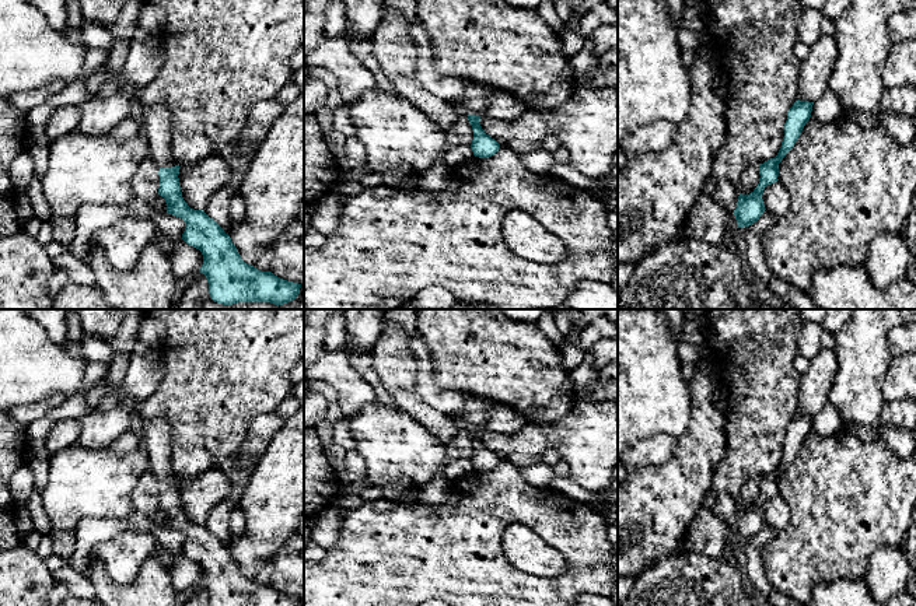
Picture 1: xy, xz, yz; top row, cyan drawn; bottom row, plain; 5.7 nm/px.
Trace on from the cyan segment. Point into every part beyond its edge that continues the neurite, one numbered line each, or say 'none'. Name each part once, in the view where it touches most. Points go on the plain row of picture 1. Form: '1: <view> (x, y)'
none

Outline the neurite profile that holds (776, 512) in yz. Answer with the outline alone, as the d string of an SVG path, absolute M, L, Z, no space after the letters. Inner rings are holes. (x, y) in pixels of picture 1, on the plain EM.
M779 494L765 501L762 512L765 522L776 530L782 530L790 519L790 509Z

